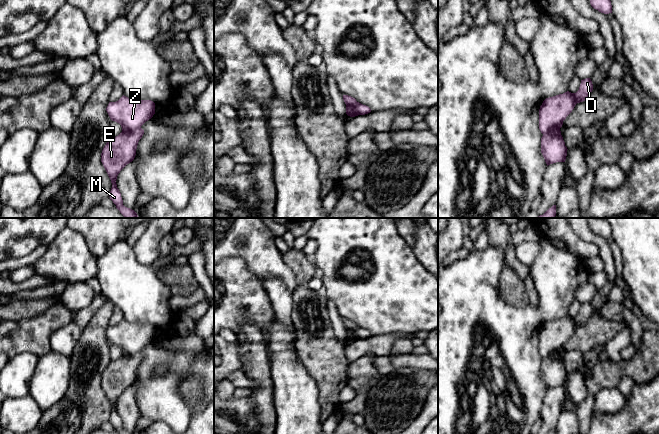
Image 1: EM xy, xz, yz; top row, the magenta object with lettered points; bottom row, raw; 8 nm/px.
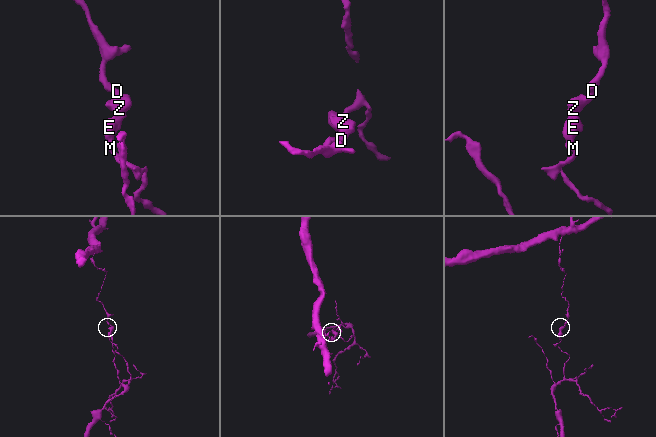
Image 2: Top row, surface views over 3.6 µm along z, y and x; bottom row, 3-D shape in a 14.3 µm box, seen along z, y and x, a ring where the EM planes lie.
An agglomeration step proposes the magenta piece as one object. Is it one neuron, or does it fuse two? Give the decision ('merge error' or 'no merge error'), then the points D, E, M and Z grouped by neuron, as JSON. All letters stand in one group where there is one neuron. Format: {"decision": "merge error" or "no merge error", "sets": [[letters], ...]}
{"decision": "merge error", "sets": [["D", "Z"], ["E", "M"]]}

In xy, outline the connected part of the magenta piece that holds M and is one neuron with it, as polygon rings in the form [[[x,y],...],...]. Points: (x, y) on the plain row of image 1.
[[[142,352],[133,355],[122,354],[118,360],[110,362],[101,377],[101,386],[112,407],[109,421],[118,434],[132,434],[123,429],[116,404],[120,395],[134,384],[138,366],[143,358]]]

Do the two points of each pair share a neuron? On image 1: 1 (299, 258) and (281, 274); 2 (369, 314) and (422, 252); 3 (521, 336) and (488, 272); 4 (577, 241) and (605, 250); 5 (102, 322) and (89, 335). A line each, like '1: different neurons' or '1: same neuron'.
1: different neurons
2: different neurons
3: same neuron
4: different neurons
5: same neuron

